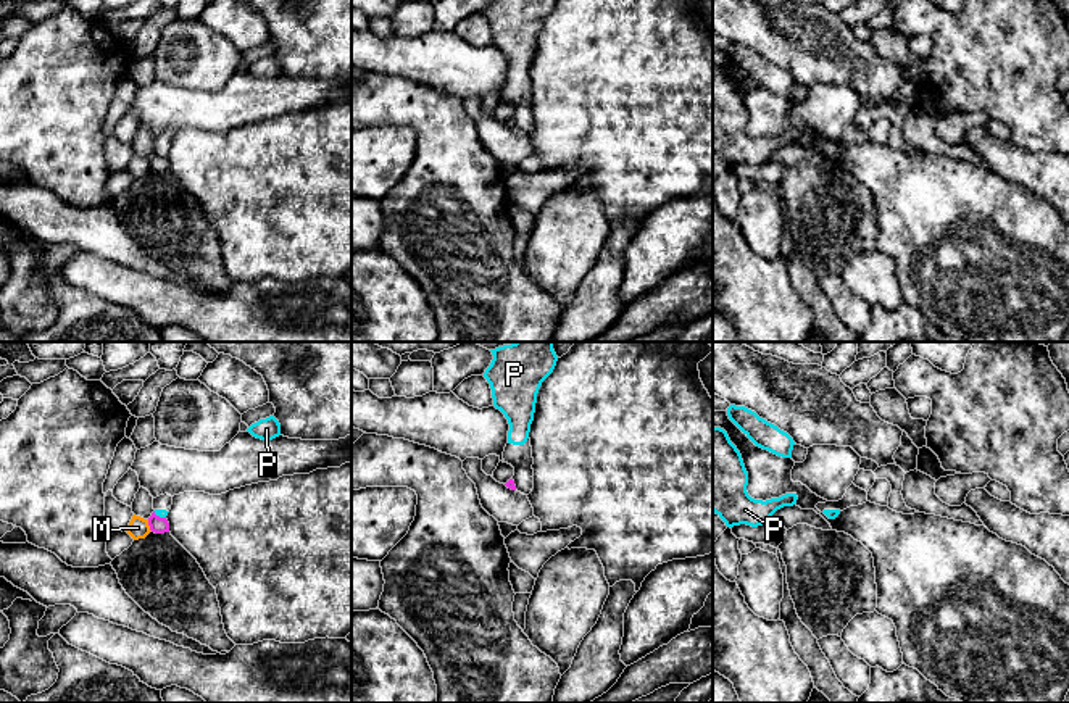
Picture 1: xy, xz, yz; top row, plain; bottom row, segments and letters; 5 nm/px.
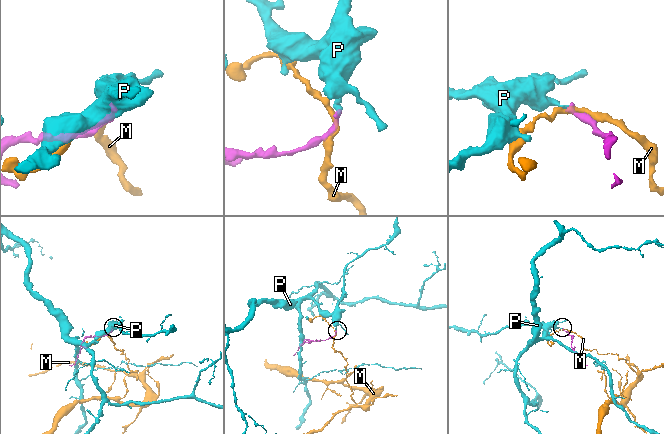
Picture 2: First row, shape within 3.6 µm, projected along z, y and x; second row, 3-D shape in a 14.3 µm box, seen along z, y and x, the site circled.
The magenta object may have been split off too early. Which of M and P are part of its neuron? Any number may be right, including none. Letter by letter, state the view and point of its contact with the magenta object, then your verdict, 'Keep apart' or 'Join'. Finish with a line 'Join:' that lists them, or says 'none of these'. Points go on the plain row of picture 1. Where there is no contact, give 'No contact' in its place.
M: Touches magenta at xy (149, 163). Keep apart
P: Touches magenta at xy (158, 155). Keep apart
Join: none of these

